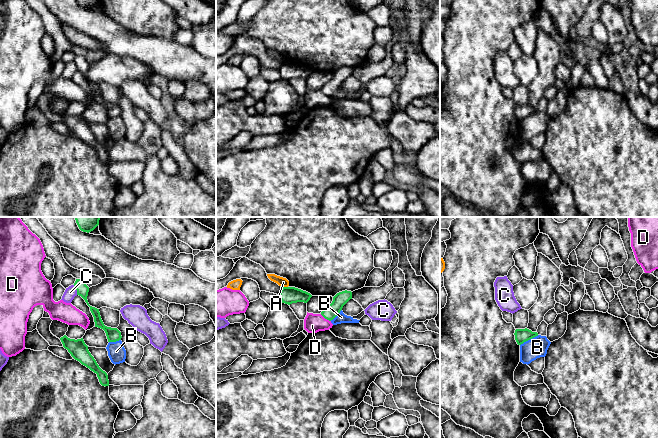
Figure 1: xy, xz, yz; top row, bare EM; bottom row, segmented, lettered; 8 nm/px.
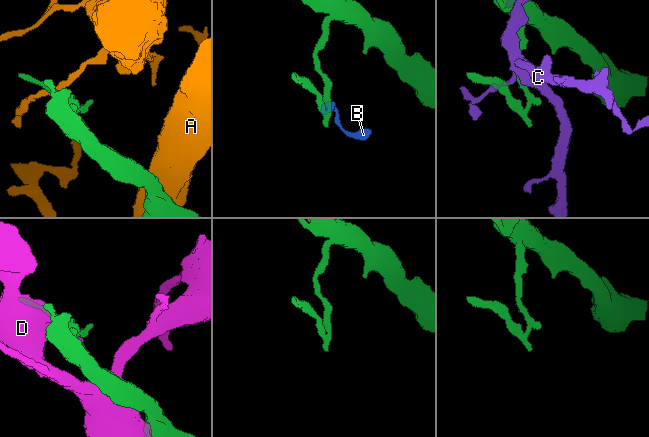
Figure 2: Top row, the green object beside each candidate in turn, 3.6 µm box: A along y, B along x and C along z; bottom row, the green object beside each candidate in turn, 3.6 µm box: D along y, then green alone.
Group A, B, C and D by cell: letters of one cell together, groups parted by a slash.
A / B / C / D

